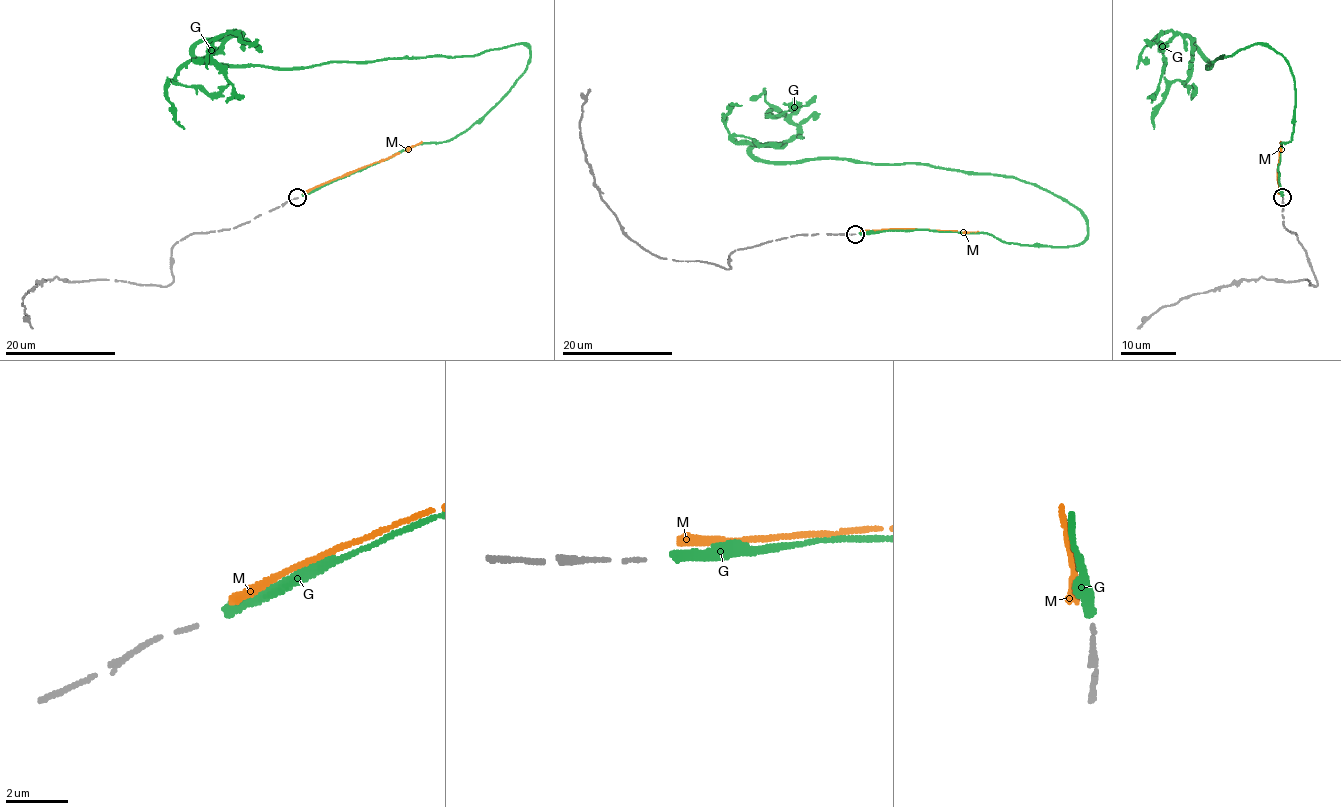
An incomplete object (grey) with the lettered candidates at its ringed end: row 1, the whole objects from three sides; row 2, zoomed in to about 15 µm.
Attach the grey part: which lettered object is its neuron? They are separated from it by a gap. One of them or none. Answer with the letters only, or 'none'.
G

